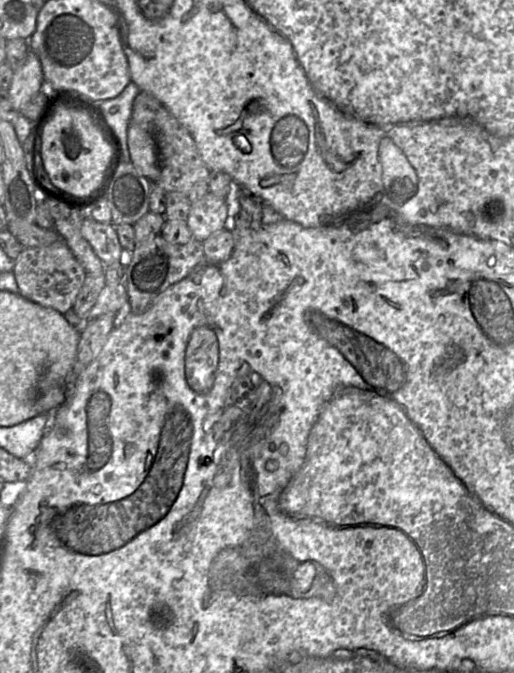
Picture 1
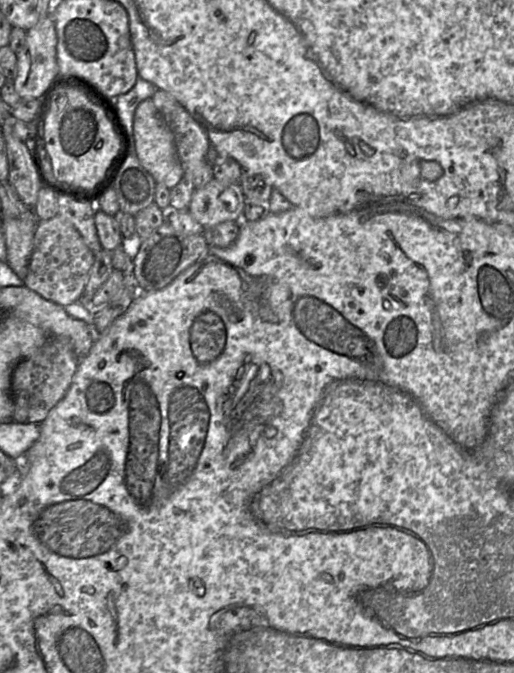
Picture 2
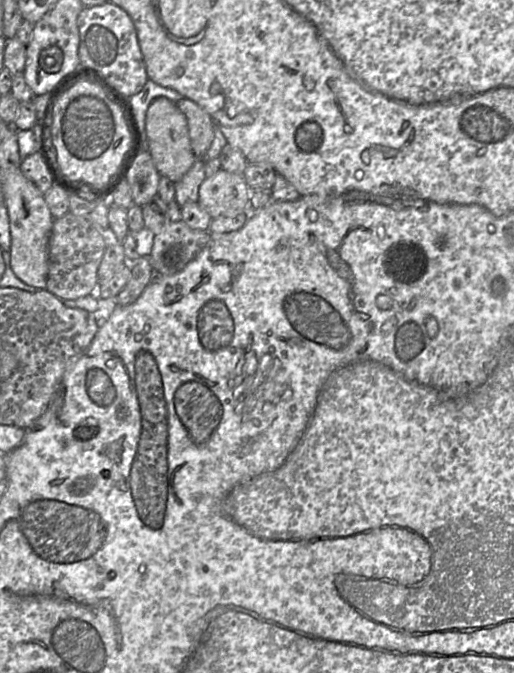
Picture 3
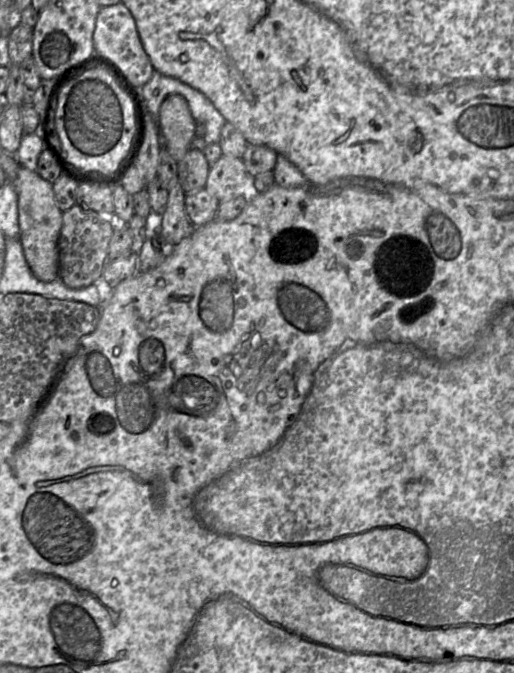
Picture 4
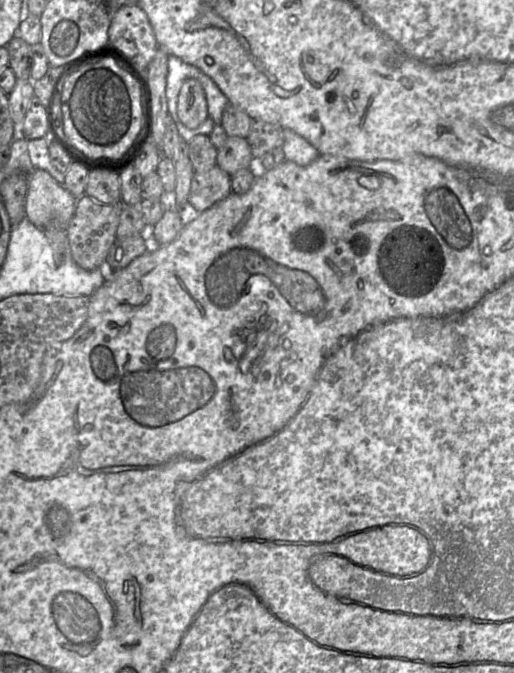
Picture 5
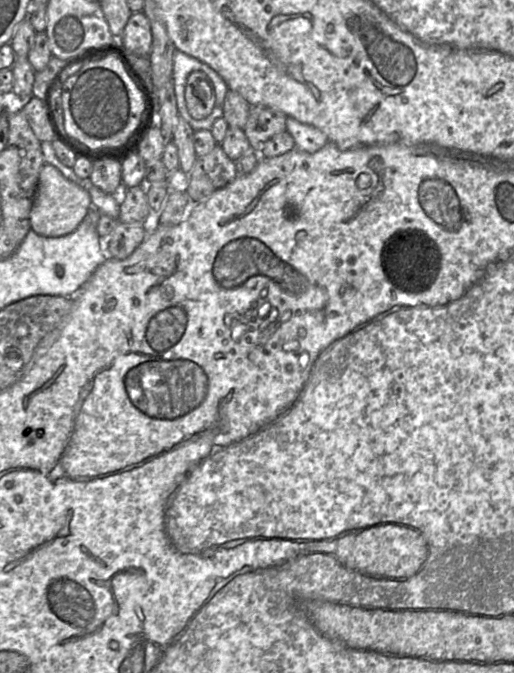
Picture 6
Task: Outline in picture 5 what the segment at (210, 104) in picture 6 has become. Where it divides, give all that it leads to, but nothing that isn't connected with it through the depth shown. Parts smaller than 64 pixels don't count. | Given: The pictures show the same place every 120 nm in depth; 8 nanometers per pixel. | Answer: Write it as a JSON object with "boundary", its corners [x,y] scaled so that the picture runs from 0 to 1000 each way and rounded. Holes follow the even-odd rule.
{"boundary":[[[381,117],[356,123],[346,140],[344,172],[366,192],[381,192],[405,174],[399,137]]]}

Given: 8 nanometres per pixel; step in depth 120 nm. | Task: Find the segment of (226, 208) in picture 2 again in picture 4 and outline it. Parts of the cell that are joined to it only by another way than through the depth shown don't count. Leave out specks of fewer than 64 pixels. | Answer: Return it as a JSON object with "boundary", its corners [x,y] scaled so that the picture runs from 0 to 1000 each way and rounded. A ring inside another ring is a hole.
{"boundary":[[[432,230],[409,250],[399,281],[428,300],[486,290],[488,263],[469,235]]]}

